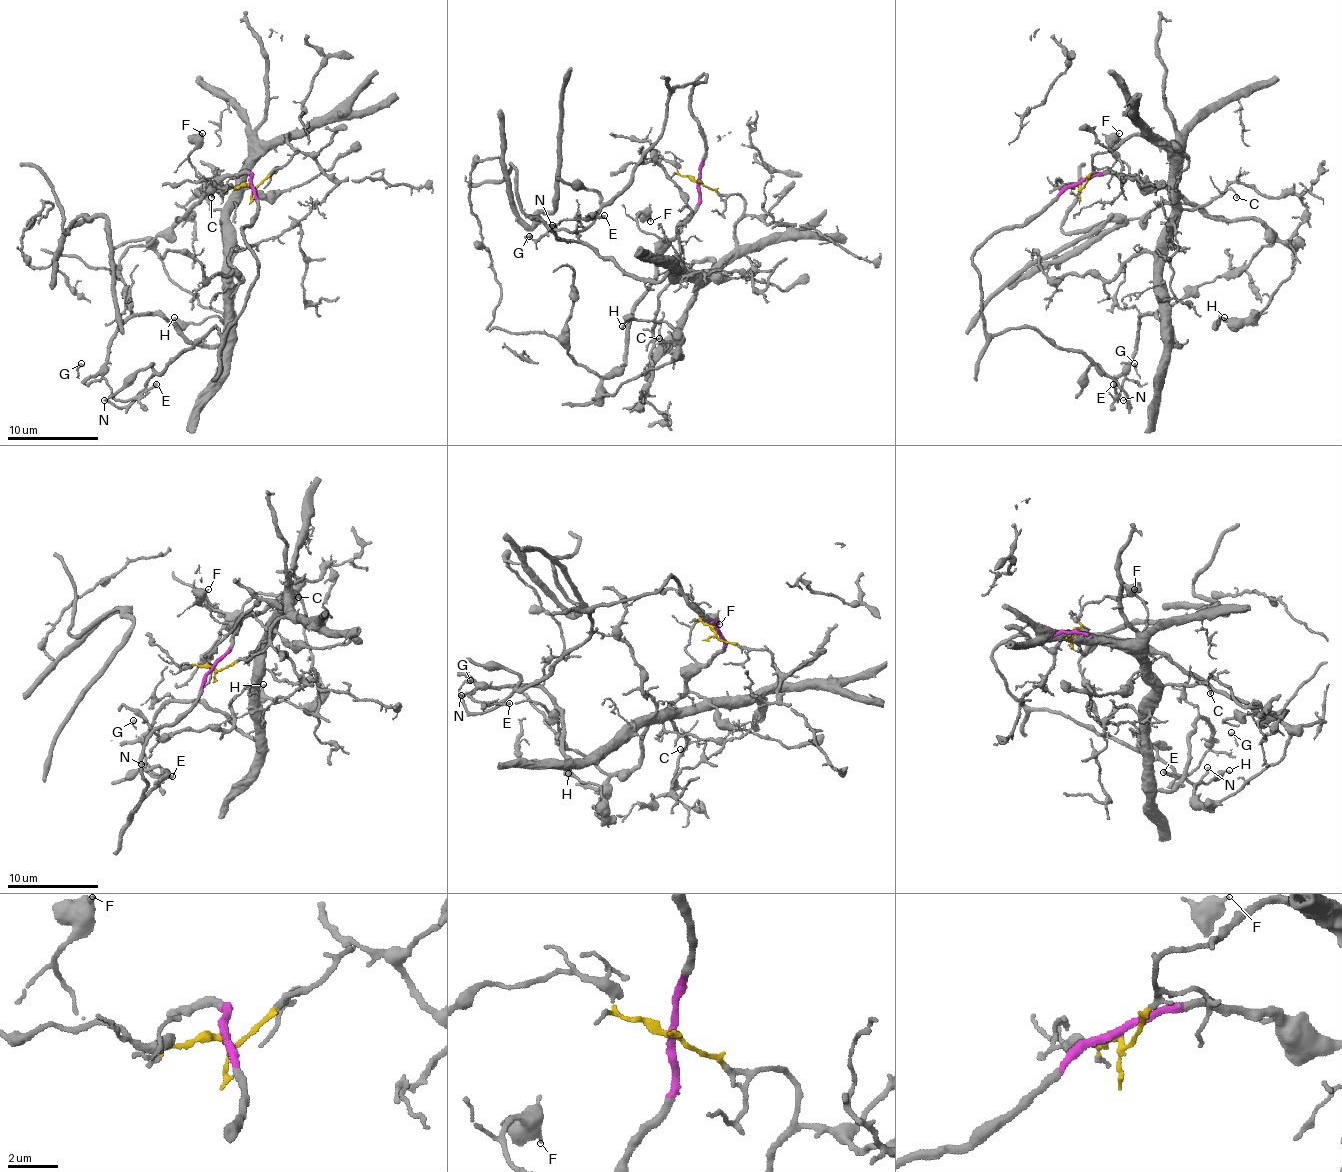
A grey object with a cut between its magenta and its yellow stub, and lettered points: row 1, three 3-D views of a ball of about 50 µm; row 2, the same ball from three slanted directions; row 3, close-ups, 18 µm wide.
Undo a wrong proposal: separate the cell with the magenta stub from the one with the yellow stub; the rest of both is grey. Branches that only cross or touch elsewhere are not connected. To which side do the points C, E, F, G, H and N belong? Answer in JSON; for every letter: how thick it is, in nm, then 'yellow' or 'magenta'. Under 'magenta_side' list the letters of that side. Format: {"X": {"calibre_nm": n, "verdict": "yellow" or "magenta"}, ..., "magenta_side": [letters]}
{"C": {"calibre_nm": 140, "verdict": "yellow"}, "E": {"calibre_nm": 220, "verdict": "yellow"}, "F": {"calibre_nm": 440, "verdict": "magenta"}, "G": {"calibre_nm": 240, "verdict": "yellow"}, "H": {"calibre_nm": 220, "verdict": "magenta"}, "N": {"calibre_nm": 200, "verdict": "magenta"}, "magenta_side": ["F", "H", "N"]}

